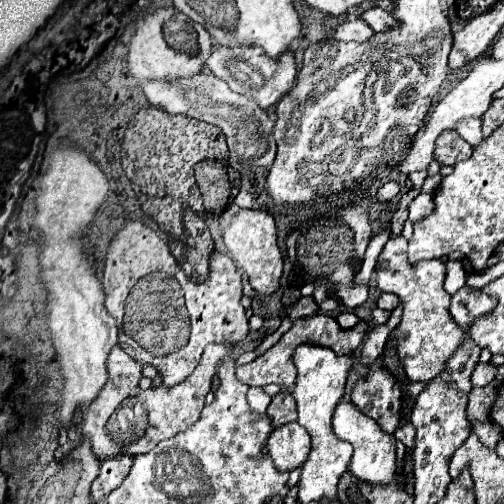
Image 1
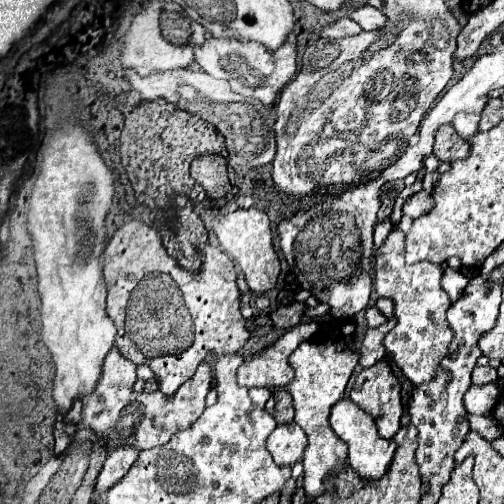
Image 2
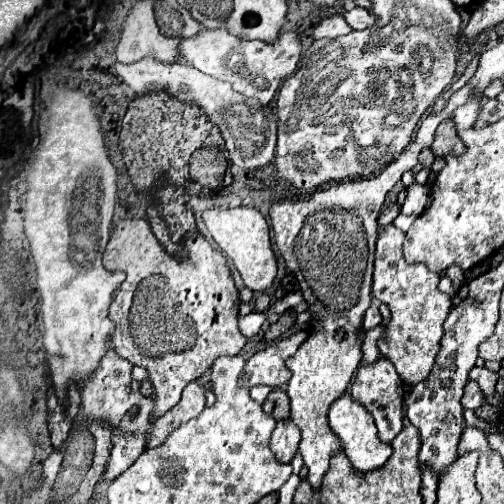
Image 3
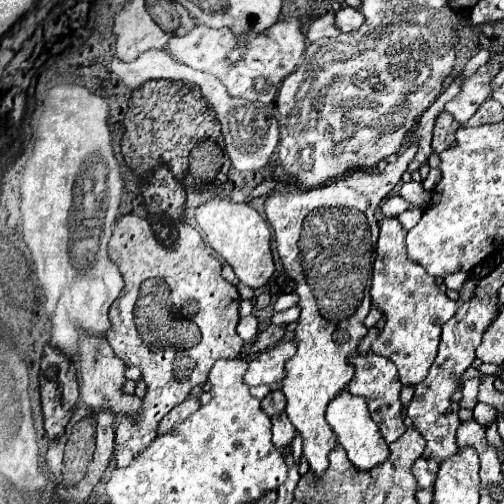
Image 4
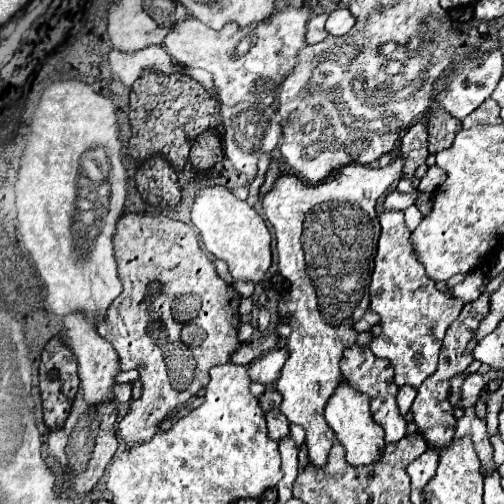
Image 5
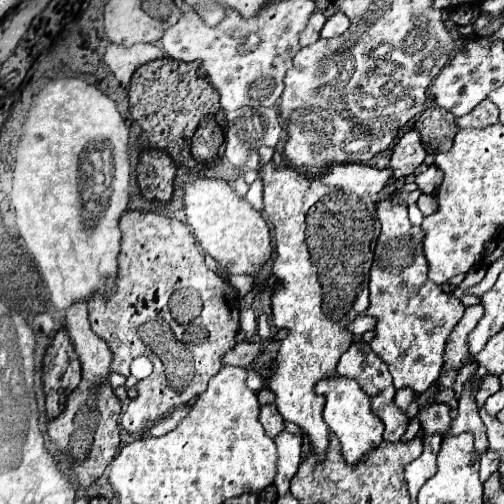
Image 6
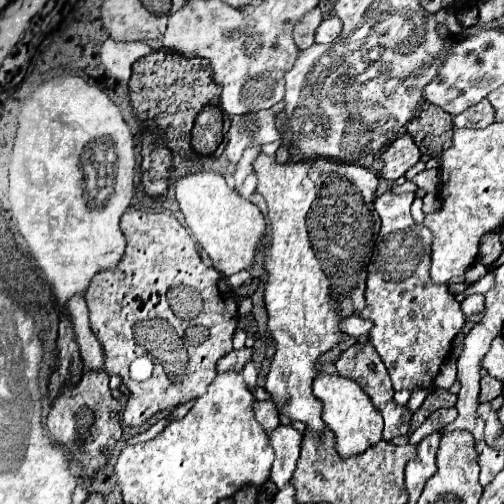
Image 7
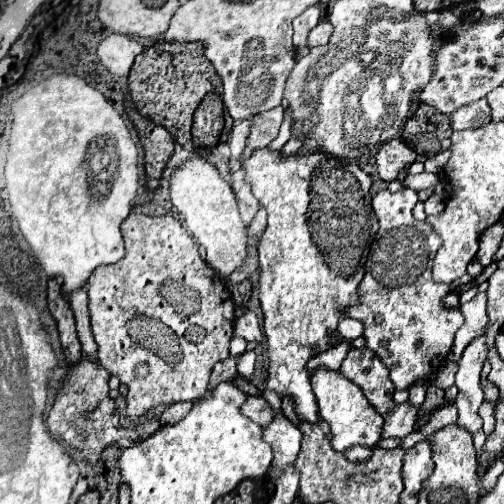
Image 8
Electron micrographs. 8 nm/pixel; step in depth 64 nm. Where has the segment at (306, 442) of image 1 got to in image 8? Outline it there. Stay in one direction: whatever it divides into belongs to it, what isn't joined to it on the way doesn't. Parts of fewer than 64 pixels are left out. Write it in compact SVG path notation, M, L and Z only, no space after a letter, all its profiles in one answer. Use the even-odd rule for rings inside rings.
M248 396L246 402L240 406L240 412L260 426L264 426L264 424L268 424L268 420L272 420L272 408L262 396Z

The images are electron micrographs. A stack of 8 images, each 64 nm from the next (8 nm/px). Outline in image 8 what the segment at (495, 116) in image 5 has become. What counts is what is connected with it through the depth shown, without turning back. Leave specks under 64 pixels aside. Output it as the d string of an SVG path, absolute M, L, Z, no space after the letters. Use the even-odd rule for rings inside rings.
M478 100L474 104L462 106L450 114L450 124L452 130L466 130L466 128L480 128L488 124L490 118L490 108L486 100Z

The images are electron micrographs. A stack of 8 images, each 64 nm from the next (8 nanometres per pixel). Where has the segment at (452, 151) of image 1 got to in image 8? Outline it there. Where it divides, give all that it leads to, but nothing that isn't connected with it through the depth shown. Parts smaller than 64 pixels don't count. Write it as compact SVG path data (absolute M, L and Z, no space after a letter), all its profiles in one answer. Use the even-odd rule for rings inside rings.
M420 104L404 122L400 140L404 140L416 154L434 156L450 148L450 118L428 104Z

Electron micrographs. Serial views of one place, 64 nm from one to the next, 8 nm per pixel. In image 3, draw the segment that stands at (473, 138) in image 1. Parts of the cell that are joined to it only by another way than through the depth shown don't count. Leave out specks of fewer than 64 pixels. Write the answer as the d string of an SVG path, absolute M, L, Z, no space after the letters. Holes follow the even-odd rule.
M472 98L468 100L464 106L456 108L454 110L454 122L456 122L456 128L458 130L466 130L466 128L472 128L476 116L478 116L478 110L480 110L480 98Z

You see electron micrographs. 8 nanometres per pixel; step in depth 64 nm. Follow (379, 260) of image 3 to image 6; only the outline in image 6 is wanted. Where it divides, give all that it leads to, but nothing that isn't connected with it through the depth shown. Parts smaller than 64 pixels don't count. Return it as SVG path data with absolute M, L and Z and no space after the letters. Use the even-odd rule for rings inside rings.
M392 196L380 198L376 206L382 232L370 268L370 306L364 312L366 316L376 318L370 346L374 354L388 364L398 390L412 388L416 394L422 394L440 376L446 340L464 316L464 306L458 298L428 280L428 262L422 246L424 230L410 224L408 206L394 202ZM404 256L412 256L408 266L404 266Z

